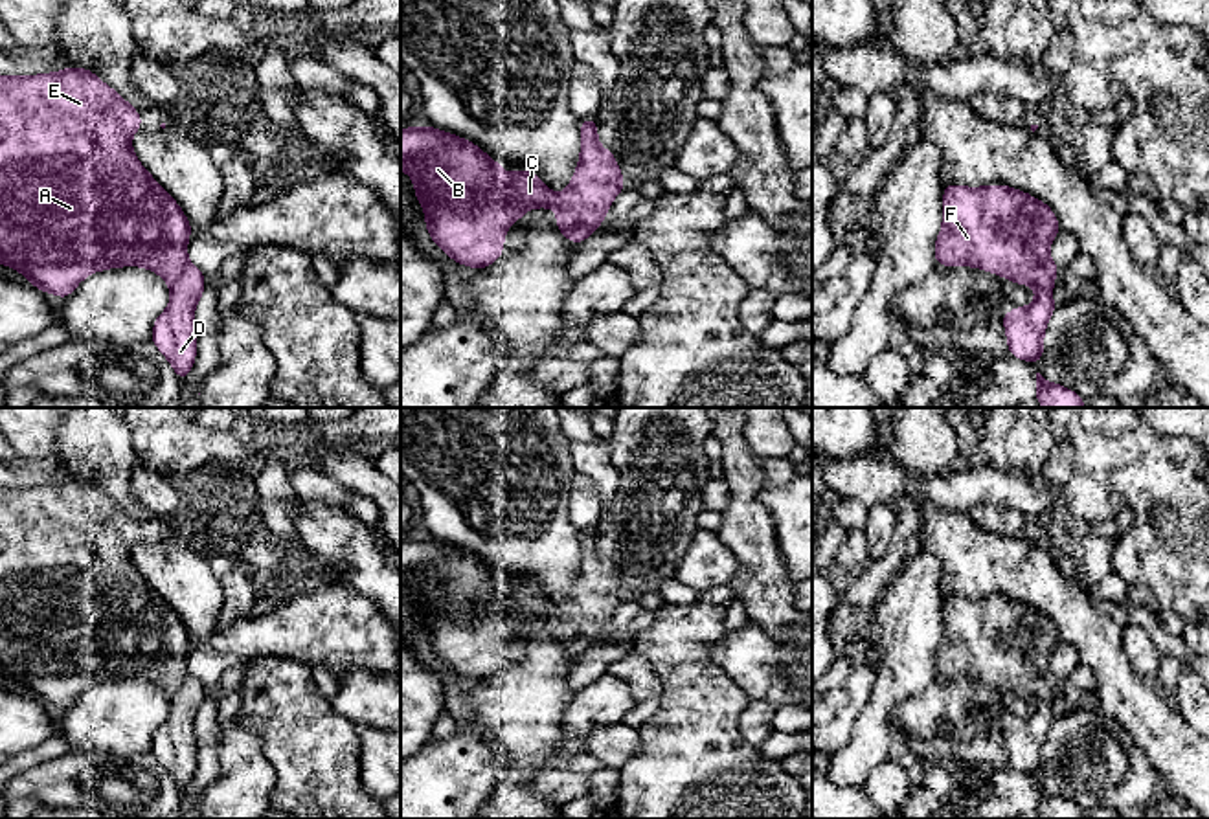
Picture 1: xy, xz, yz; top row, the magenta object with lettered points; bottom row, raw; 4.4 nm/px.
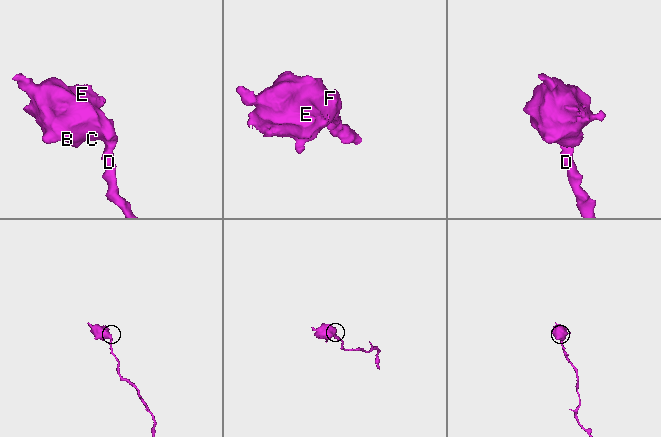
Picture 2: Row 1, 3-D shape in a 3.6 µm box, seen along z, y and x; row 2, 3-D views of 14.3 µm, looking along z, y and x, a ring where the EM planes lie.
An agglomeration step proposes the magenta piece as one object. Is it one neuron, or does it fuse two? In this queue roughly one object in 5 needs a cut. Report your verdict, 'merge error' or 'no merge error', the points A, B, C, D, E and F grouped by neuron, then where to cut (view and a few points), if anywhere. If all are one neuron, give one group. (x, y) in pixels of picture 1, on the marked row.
no merge error; groups A B C D E F; cut none

